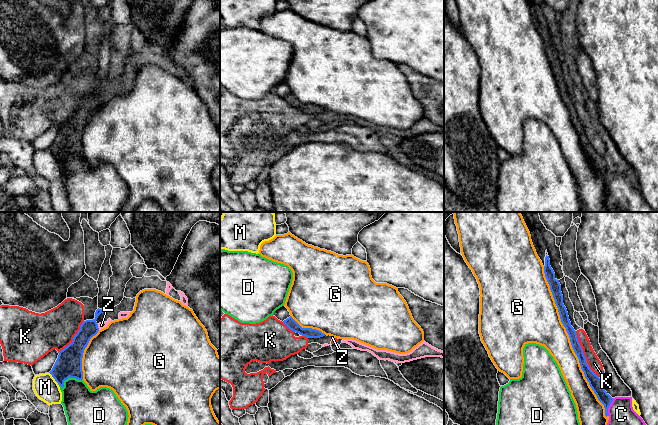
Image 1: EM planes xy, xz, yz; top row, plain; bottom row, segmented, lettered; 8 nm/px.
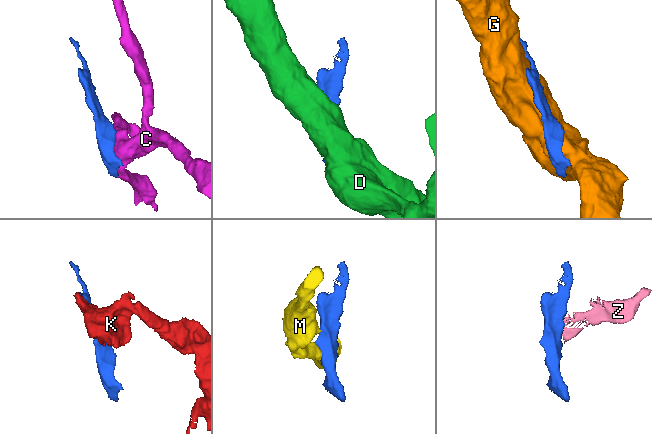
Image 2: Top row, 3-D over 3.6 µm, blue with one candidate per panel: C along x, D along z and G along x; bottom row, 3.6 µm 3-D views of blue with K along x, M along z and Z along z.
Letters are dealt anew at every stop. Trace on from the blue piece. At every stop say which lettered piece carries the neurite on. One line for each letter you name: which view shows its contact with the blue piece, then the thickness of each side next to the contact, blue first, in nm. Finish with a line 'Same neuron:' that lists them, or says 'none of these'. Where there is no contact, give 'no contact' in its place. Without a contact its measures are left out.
Same neuron: none of these

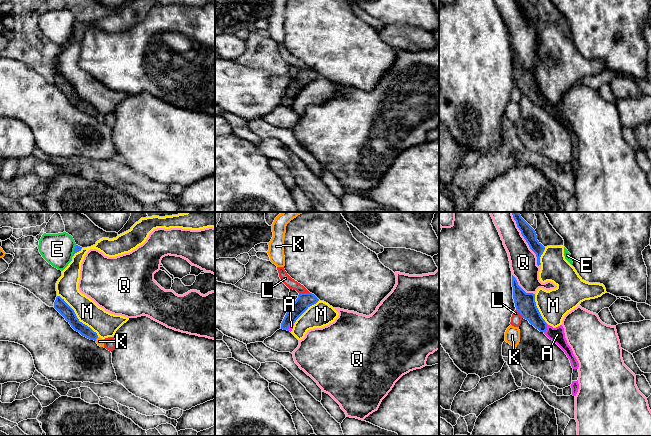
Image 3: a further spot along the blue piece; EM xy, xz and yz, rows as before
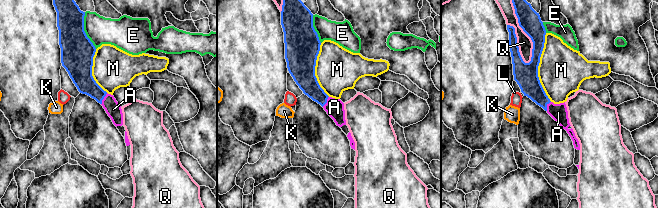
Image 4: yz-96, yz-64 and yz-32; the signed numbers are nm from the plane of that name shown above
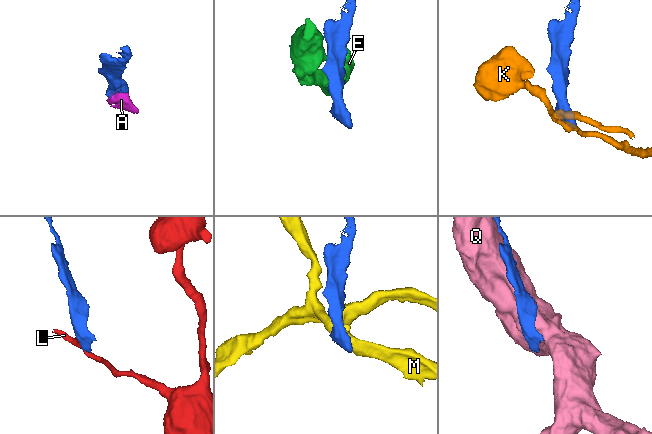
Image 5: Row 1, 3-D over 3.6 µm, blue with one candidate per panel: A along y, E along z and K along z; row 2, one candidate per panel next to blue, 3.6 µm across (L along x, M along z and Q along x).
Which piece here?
A: yz | 160/120 nm
Same neuron: A

